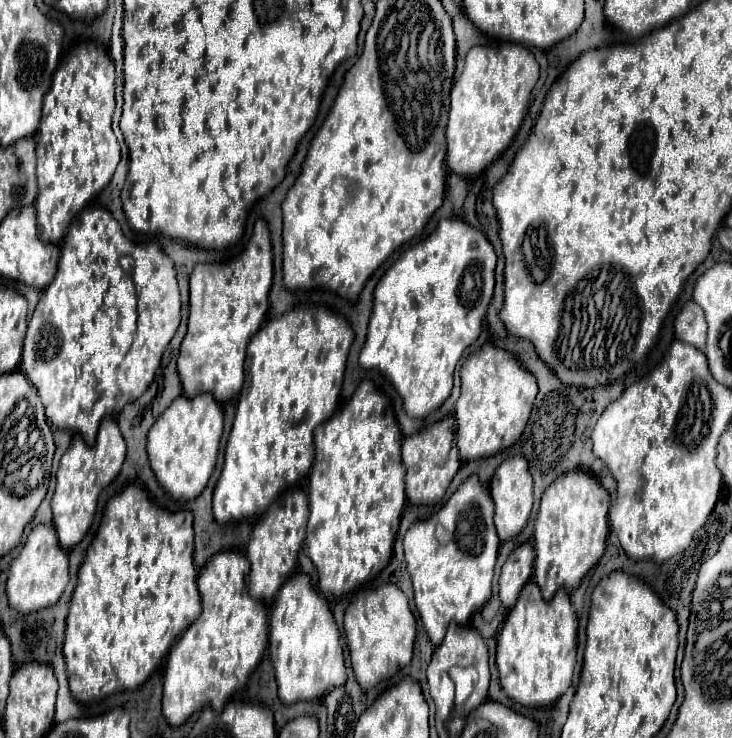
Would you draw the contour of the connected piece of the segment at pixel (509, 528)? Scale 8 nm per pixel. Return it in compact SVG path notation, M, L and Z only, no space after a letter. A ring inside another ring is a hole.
M514 457L514 459L506 459L494 473L492 481L490 481L490 495L496 503L496 515L494 515L494 523L498 529L498 537L502 541L516 537L530 513L532 513L532 475L528 471L528 461L524 457Z

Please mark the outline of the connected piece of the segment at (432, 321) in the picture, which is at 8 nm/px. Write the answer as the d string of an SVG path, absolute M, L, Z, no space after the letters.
M442 219L436 227L436 231L426 237L422 243L418 243L416 247L410 249L410 255L400 255L400 259L384 273L384 277L378 281L376 289L374 289L374 307L372 307L372 317L370 317L370 325L368 325L368 337L366 337L366 345L360 353L360 365L364 369L380 369L390 381L392 385L398 389L398 393L404 397L404 411L410 417L428 417L436 407L440 407L450 391L452 391L452 375L456 369L456 363L460 361L464 349L474 343L480 335L480 327L482 327L482 319L486 315L488 303L492 299L492 291L494 291L494 269L496 269L496 253L492 249L492 243L484 237L482 231L470 227L468 223L464 223L462 219Z

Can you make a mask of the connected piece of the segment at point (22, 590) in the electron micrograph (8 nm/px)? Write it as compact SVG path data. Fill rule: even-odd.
M36 525L30 531L20 555L10 565L6 583L10 607L20 613L32 613L42 607L48 607L60 599L66 583L68 583L68 553L60 547L56 539L56 529L52 525Z

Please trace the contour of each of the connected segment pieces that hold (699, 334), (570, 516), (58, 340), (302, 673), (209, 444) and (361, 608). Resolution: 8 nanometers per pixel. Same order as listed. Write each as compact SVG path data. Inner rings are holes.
M688 301L682 307L678 317L674 319L674 335L676 335L676 339L680 339L700 351L704 349L706 323L704 323L704 313L700 311L700 307L696 307L696 303Z
M570 469L560 479L556 479L544 493L540 511L534 525L534 551L536 551L536 563L534 563L534 583L540 587L544 601L552 599L552 595L564 587L564 589L576 589L582 581L582 577L600 561L606 537L608 537L608 511L610 511L610 495L608 491L598 483L598 479L590 473L584 473L580 469Z
M88 205L84 207L72 221L70 231L66 233L64 239L64 247L62 247L62 257L58 263L58 273L54 277L54 281L44 289L32 317L28 323L28 331L26 331L26 339L24 339L24 353L22 353L22 369L28 375L28 379L32 381L32 385L38 389L38 397L46 409L46 417L52 425L72 431L72 433L80 433L84 437L84 441L88 445L92 445L96 441L98 435L98 427L102 417L106 415L114 415L120 413L120 409L132 401L136 401L146 389L148 385L154 381L156 369L160 367L160 359L164 349L168 347L170 339L174 337L176 329L180 323L180 293L178 293L178 283L176 283L176 271L174 271L174 263L172 259L162 251L162 247L158 243L150 243L144 247L136 247L134 243L130 243L124 235L122 229L118 225L118 221L112 217L112 213L104 207L94 207Z
M296 571L276 593L270 615L270 659L276 671L278 697L282 703L312 701L344 683L342 641L326 599L310 585L310 575Z
M212 395L198 397L176 397L172 405L158 417L148 433L148 457L150 467L158 477L158 483L174 499L194 499L198 497L216 465L218 443L222 437L222 407Z
M386 583L372 591L362 591L350 601L344 613L344 633L356 681L362 689L370 689L380 679L392 677L410 663L416 621L408 607L406 595L396 585Z

